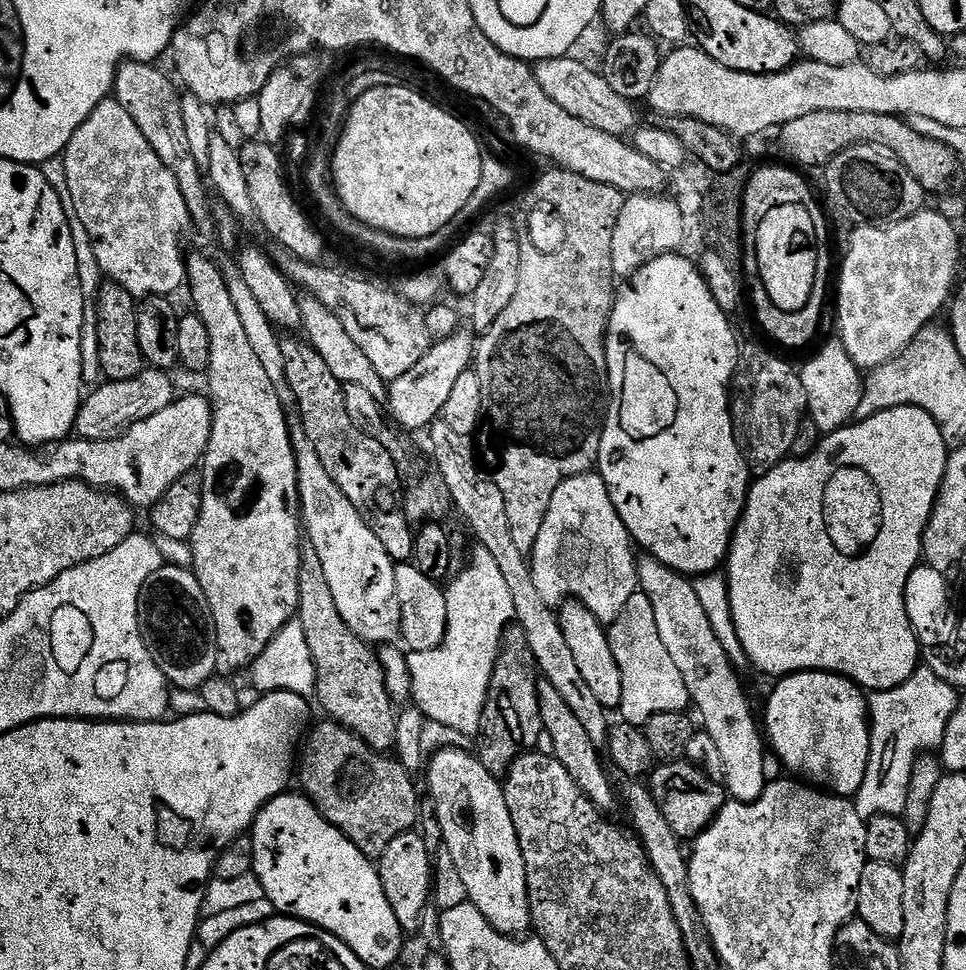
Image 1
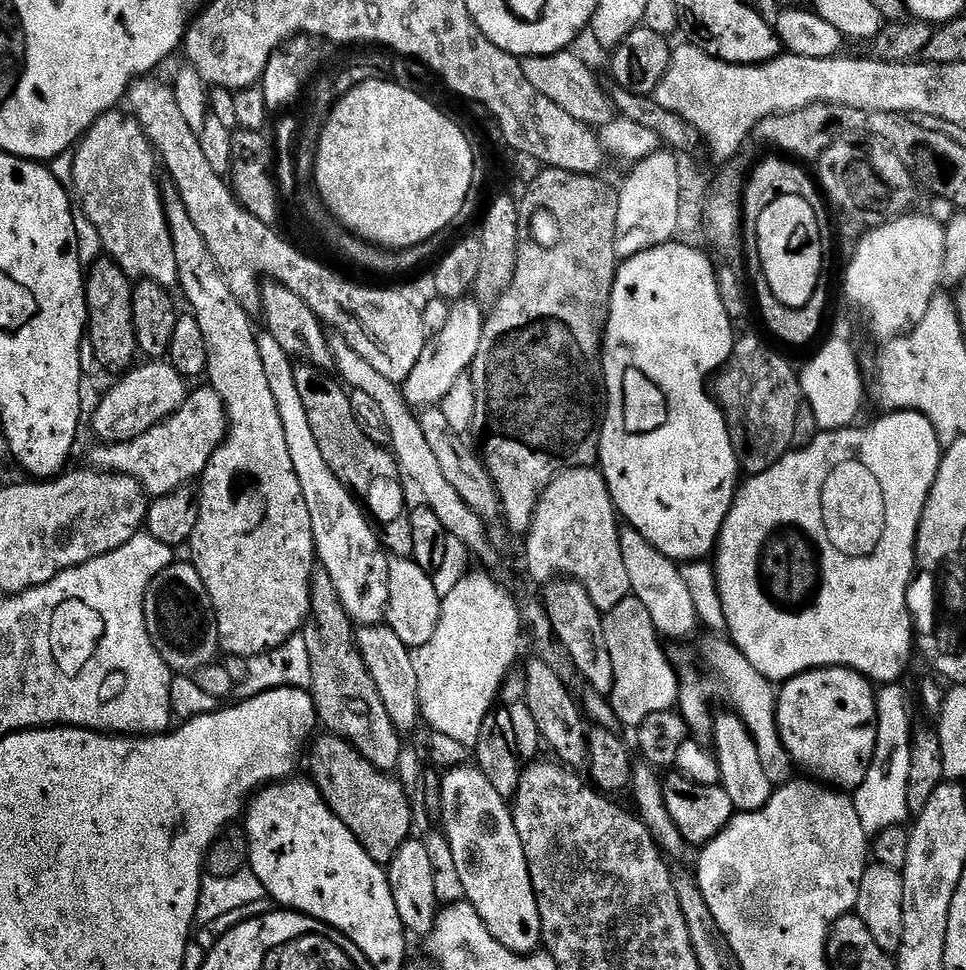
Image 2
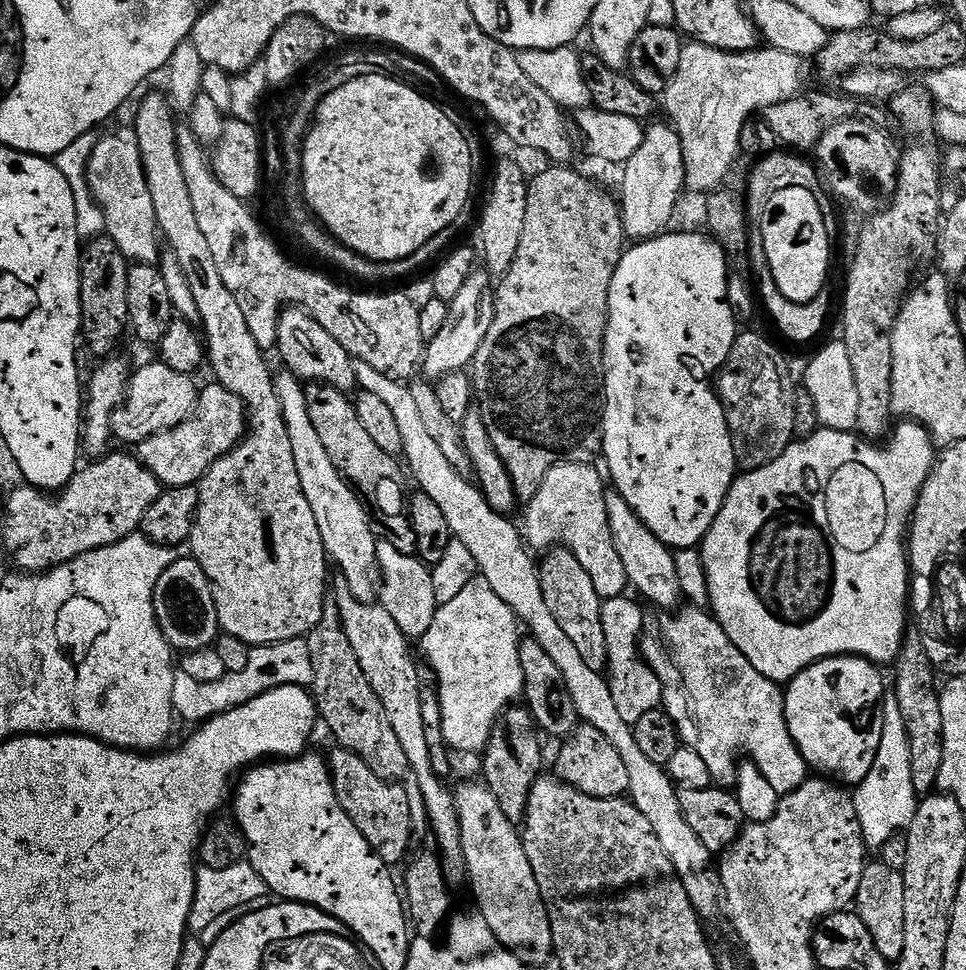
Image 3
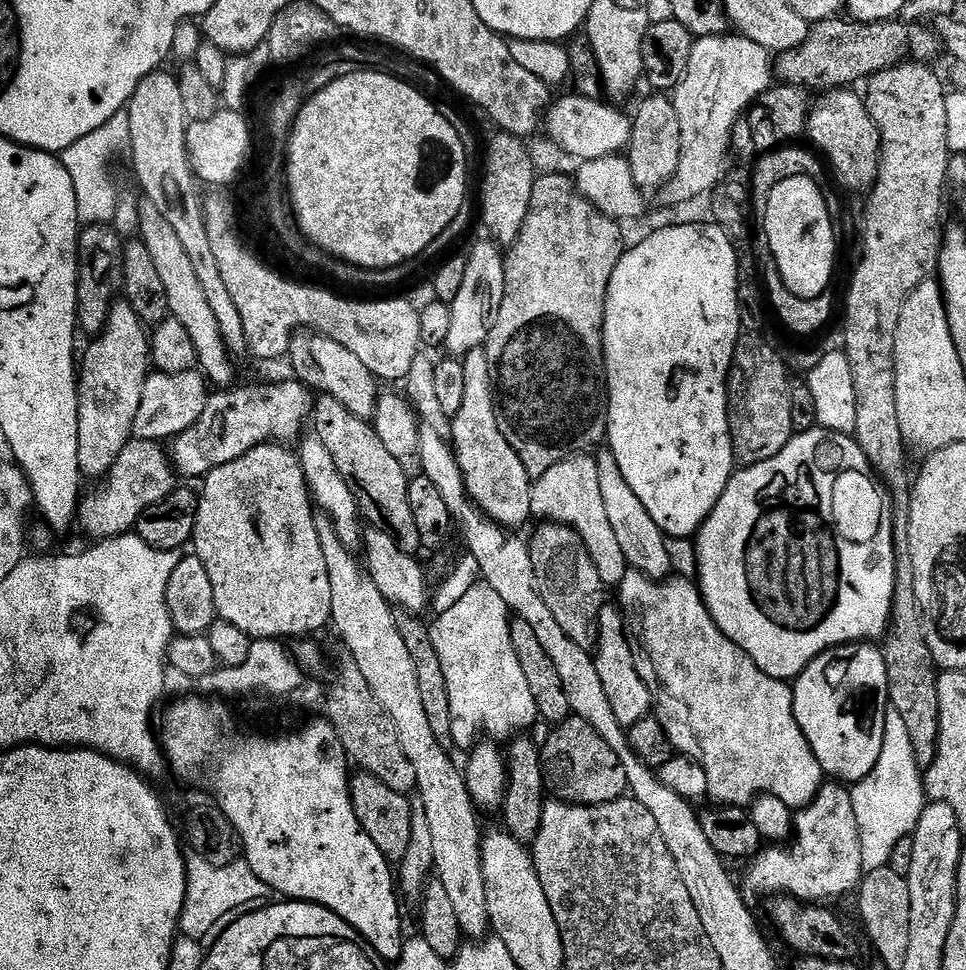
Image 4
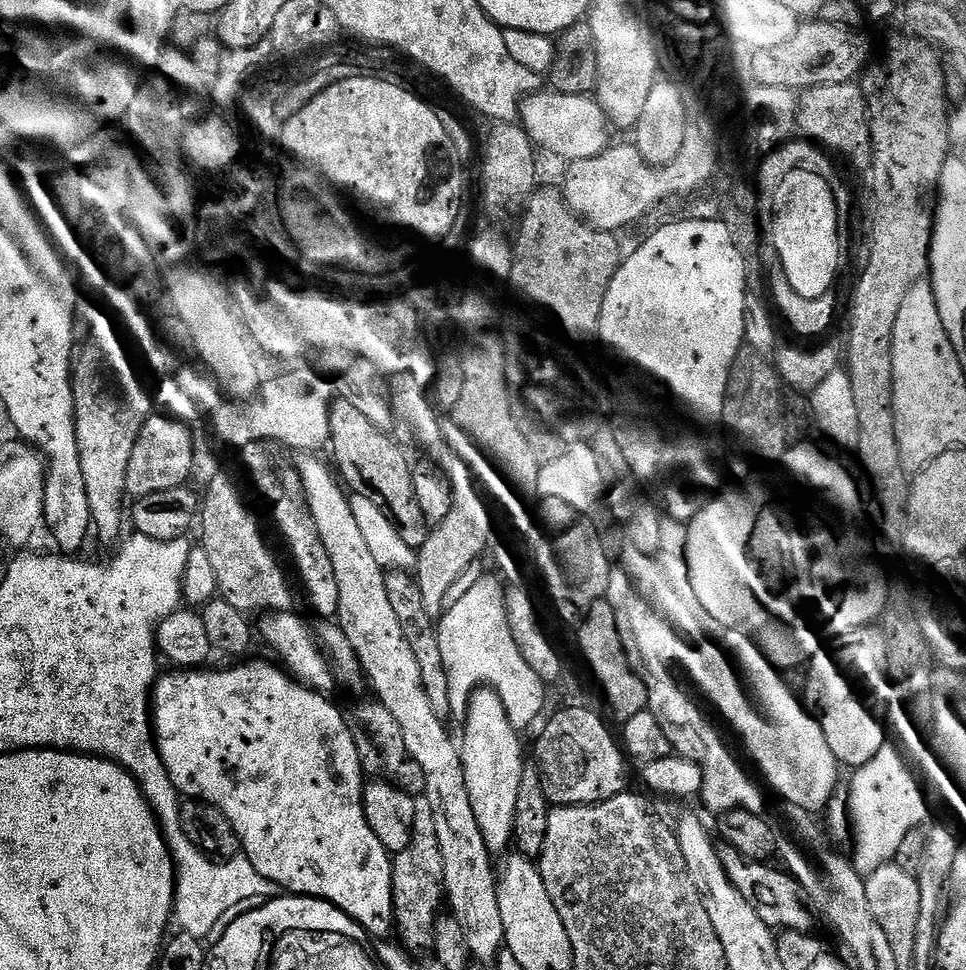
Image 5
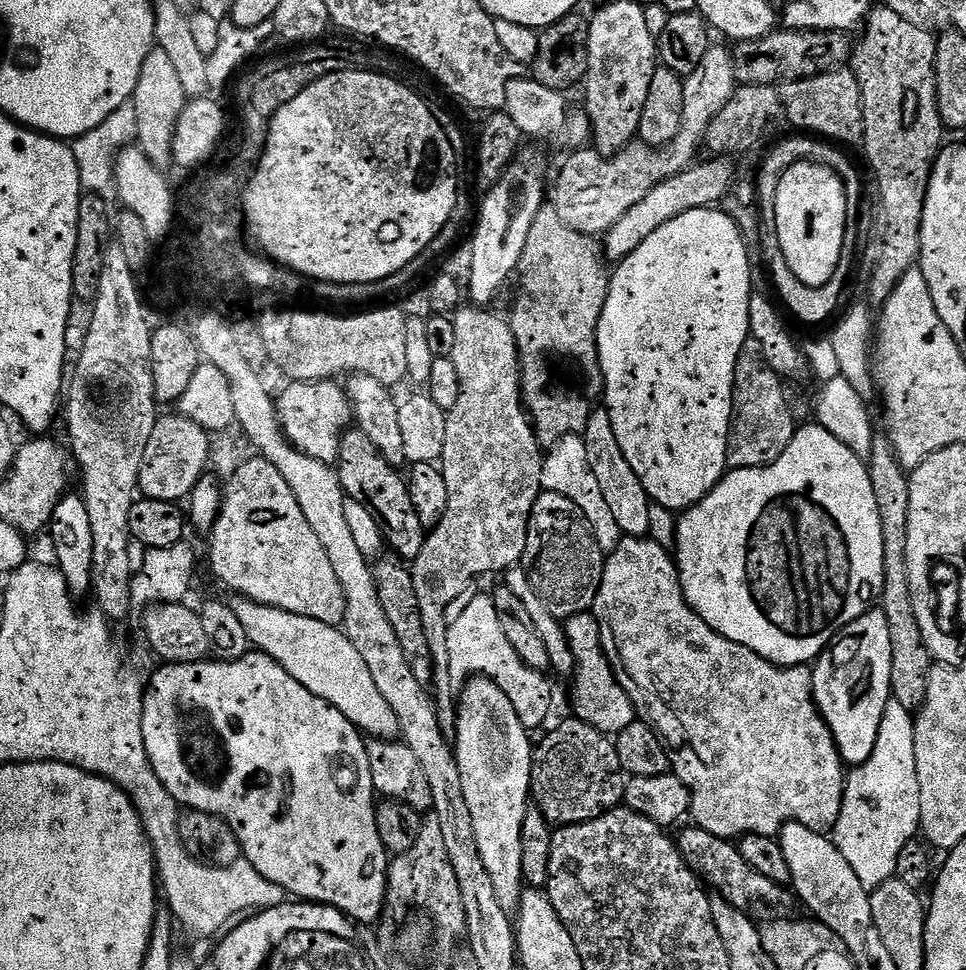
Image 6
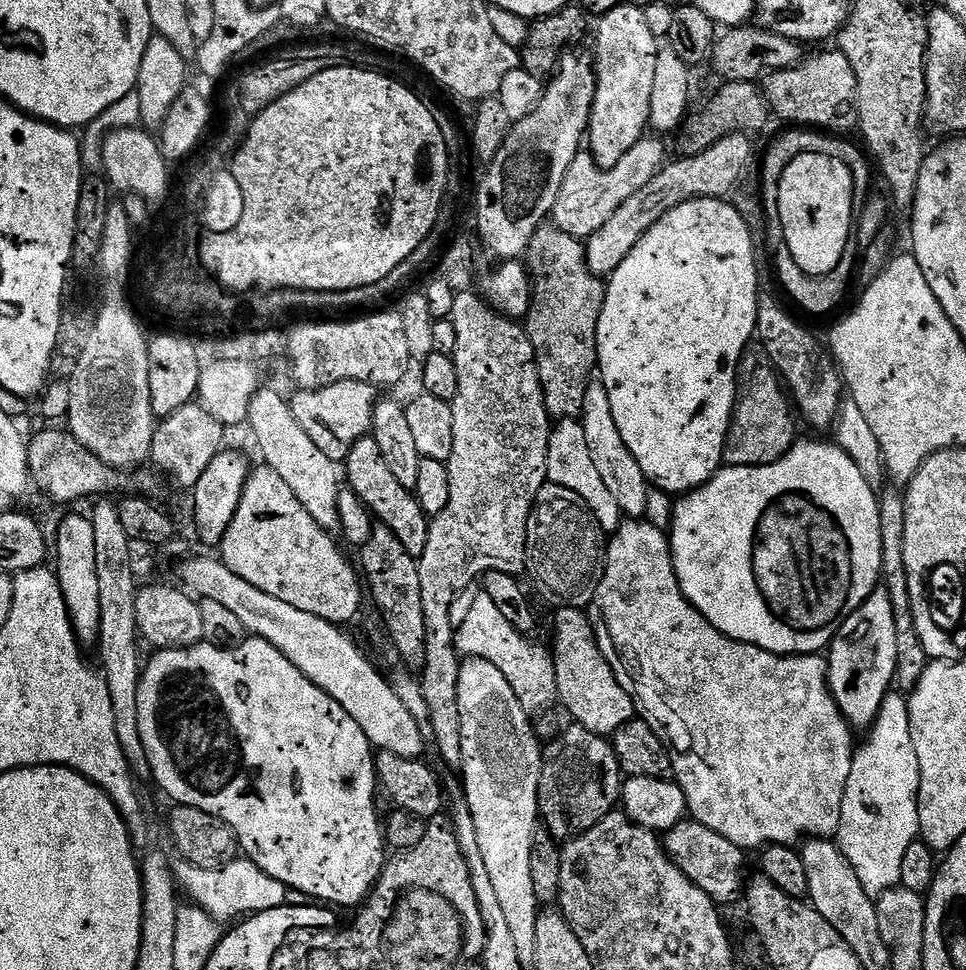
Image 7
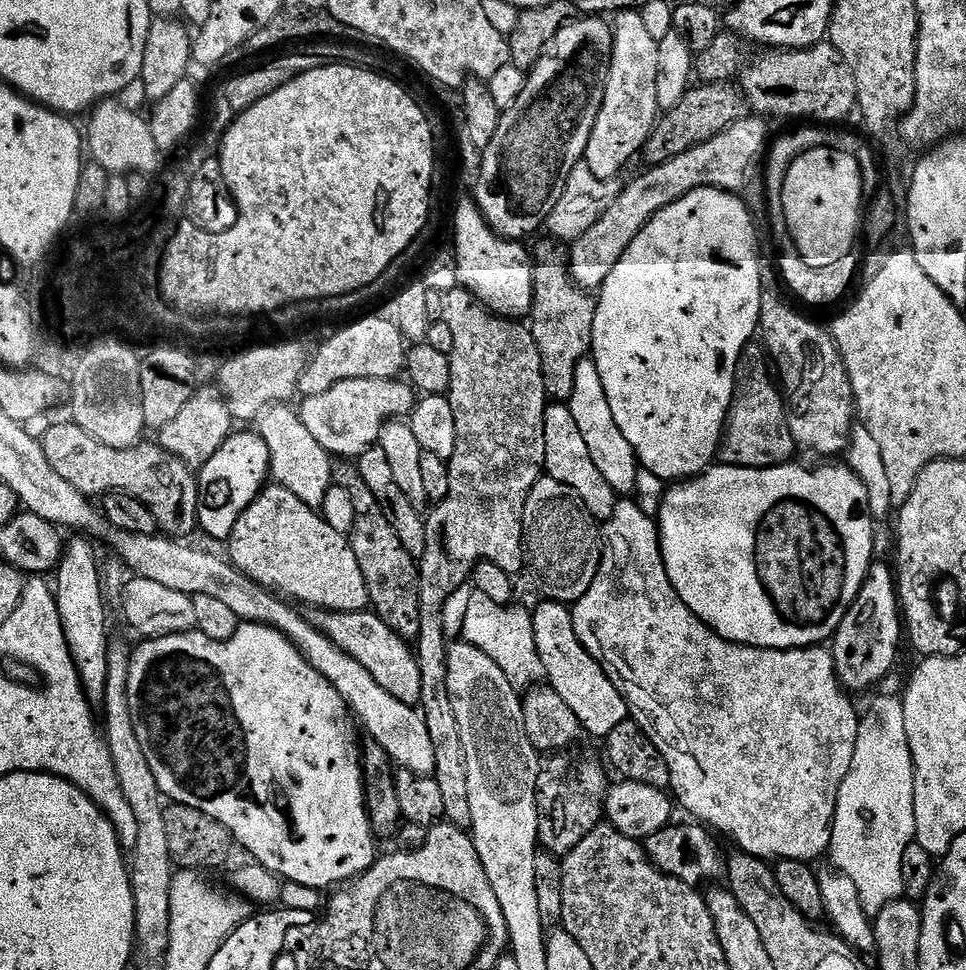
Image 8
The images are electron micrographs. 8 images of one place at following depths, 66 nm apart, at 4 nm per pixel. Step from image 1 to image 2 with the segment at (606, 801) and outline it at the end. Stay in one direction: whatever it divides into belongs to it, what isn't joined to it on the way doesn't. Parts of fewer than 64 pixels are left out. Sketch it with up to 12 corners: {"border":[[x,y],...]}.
{"border":[[545,660],[522,669],[540,739],[559,763],[588,763],[581,703]]}

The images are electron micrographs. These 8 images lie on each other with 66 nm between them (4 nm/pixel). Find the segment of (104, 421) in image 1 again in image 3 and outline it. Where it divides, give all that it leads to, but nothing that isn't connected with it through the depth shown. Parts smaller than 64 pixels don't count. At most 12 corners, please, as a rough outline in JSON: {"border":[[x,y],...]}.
{"border":[[163,362],[131,373],[112,415],[138,446],[194,410],[198,384]]}

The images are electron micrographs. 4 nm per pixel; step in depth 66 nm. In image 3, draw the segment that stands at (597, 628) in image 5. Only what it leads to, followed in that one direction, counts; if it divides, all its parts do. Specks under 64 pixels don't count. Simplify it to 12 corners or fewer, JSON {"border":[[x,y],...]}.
{"border":[[625,594],[600,606],[606,675],[633,726],[660,708],[660,680],[640,651],[646,612]]}

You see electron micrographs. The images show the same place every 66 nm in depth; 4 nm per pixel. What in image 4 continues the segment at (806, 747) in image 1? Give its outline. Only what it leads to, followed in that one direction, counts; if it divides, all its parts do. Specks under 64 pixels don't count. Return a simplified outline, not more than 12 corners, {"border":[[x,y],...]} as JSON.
{"border":[[829,648],[791,685],[825,777],[855,786],[882,754],[883,651]]}

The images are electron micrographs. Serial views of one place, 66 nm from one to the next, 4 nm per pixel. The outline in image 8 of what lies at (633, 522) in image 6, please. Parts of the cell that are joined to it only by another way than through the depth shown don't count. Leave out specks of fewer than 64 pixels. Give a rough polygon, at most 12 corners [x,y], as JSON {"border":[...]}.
{"border":[[578,362],[566,401],[590,458],[617,494],[636,491],[640,465],[598,366]]}

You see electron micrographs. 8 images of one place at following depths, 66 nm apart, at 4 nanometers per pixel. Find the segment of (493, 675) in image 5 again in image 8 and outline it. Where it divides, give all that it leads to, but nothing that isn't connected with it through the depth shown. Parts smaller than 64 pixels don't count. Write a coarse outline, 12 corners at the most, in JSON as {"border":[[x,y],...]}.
{"border":[[473,591],[462,640],[514,687],[545,679],[532,612]]}

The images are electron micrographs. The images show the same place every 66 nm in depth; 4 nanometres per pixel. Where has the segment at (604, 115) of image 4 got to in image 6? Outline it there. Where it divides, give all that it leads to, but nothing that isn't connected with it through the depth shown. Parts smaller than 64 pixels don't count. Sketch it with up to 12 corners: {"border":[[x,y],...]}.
{"border":[[534,79],[506,86],[503,111],[521,137],[589,143],[587,111]]}

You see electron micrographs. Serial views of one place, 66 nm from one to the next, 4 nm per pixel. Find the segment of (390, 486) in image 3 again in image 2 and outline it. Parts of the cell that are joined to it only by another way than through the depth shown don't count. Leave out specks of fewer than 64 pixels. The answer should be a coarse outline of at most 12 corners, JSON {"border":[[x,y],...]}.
{"border":[[335,375],[294,382],[326,466],[385,553],[411,557],[402,469]]}

